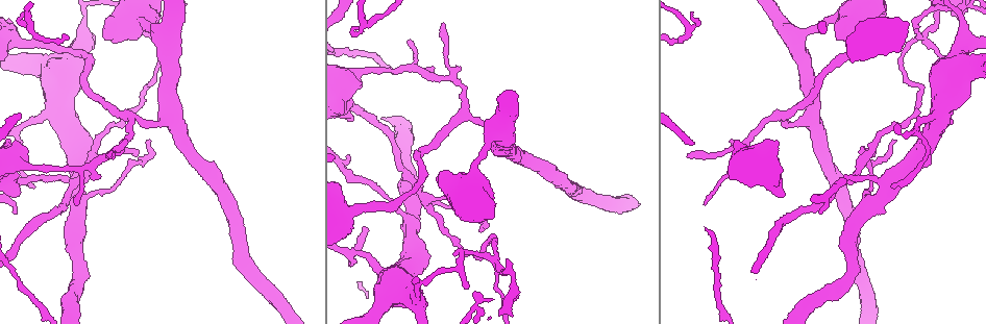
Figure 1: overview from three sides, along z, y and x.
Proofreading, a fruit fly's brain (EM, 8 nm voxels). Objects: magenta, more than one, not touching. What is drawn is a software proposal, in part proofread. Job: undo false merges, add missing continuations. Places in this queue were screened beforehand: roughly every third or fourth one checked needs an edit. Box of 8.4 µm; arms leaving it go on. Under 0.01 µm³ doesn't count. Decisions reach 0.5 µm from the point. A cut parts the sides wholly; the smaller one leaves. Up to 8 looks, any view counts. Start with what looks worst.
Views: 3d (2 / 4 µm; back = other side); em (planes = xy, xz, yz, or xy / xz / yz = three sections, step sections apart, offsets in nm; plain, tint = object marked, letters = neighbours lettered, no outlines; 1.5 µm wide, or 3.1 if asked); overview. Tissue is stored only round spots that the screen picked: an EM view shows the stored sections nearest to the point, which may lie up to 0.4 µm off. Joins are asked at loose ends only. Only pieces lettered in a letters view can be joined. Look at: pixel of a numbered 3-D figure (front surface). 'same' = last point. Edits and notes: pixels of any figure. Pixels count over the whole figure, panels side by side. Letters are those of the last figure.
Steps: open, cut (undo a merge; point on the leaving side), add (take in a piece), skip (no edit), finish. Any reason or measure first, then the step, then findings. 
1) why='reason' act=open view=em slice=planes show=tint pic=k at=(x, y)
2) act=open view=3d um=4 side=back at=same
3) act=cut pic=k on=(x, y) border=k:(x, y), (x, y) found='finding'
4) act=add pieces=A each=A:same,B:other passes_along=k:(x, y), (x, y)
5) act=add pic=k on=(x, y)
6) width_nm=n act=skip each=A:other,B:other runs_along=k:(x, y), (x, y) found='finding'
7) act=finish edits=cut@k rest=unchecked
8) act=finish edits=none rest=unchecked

why='abrupt turn' act=open view=em slice=planes show=letters pic=1 at=(921, 39)

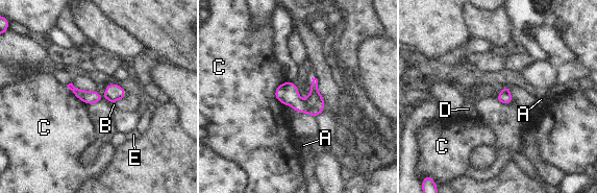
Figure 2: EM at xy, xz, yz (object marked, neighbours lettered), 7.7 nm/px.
act=cut pic=2 on=(315, 102) each=A:other,B:other,C:other,D:other,E:other border=2:(303, 101), (307, 112) found='a second cell is stuck on'

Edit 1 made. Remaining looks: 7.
act=open view=overview

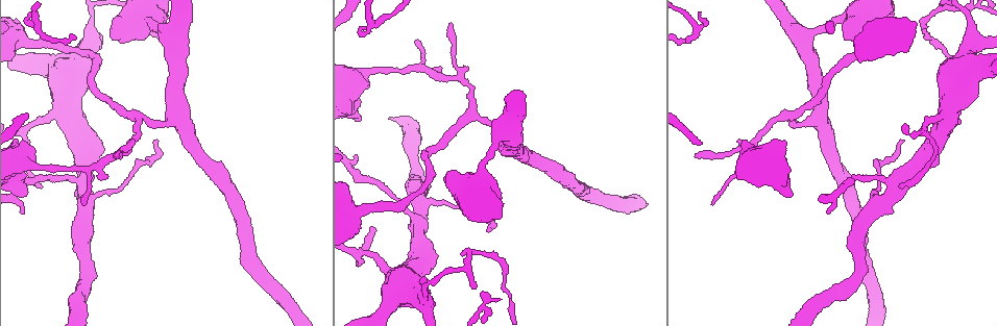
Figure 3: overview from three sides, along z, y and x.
why='branch stops here' act=open view=em slice=planes show=letters pic=3 at=(21, 214)

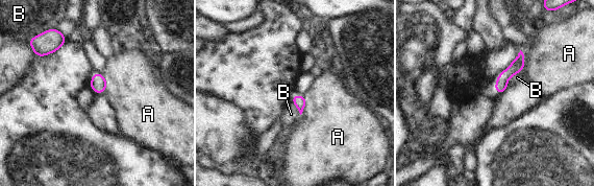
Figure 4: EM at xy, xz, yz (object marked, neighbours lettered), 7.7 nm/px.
act=skip each=A:other,B:other runs_along=4:(520, 55), (498, 90) found='none of them fits'

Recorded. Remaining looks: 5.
why='an open end' act=open view=3d um=4 pic=3 at=(113, 155)

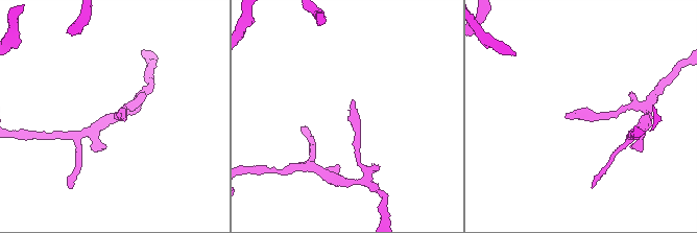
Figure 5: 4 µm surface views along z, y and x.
act=open view=em slice=planes show=letters pic=5 at=(118, 117)

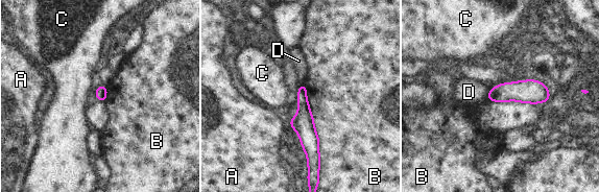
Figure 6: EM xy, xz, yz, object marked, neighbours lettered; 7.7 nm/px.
longest_contact=B:800nm act=skip each=A:other,B:other,C:other,D:other runs_along=6:(302, 87), (312, 176) found='no lettered piece goes on from it'

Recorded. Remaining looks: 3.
act=finish edits=cut@2 rest=unchecked

